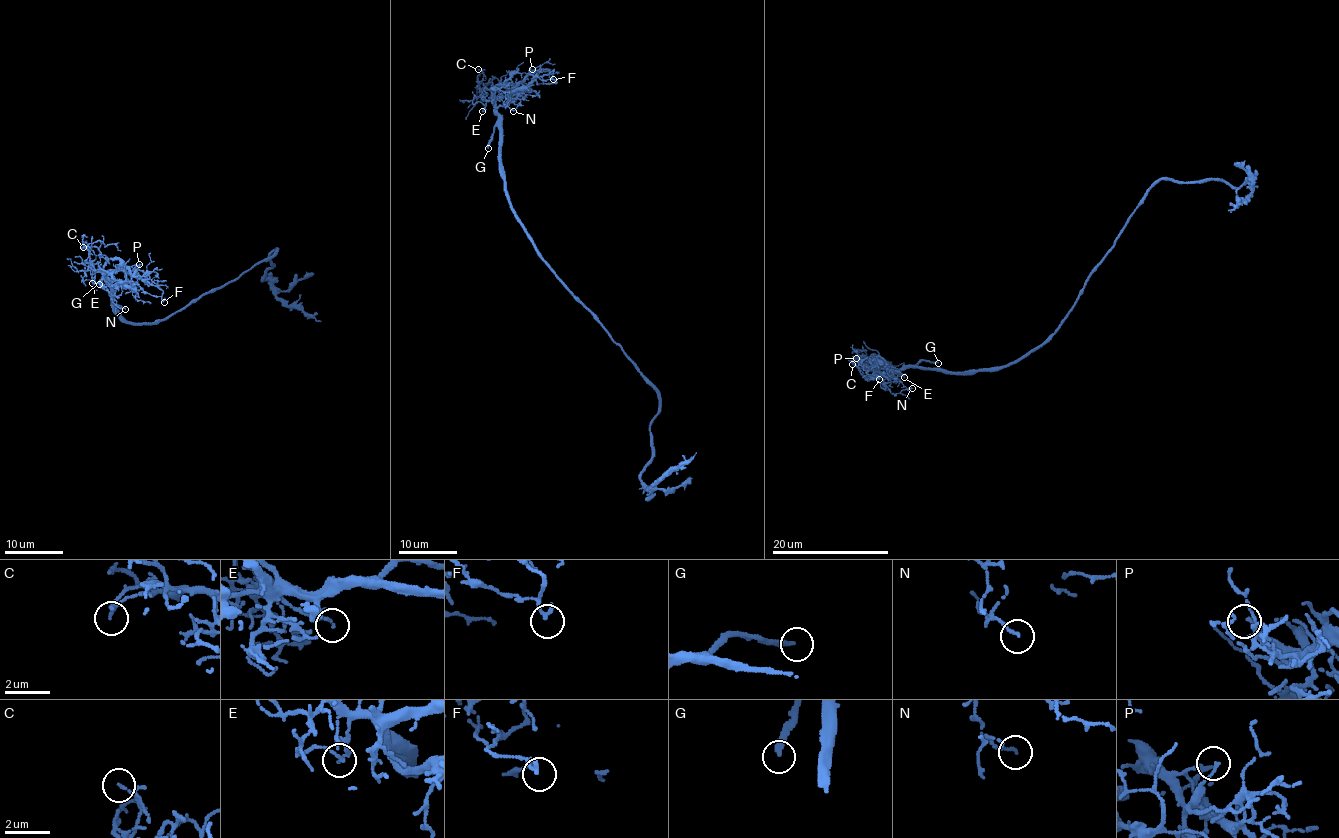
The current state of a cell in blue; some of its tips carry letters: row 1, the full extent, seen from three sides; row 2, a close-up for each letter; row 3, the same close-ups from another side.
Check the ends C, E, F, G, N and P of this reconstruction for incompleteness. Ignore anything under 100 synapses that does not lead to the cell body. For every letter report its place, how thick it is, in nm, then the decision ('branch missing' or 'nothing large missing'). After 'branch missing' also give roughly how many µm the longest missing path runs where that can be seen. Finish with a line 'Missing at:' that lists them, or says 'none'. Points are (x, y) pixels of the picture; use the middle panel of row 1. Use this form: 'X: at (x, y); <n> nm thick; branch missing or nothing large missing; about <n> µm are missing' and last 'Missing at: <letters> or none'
C: at (478, 69); 70 nm thick; nothing large missing
E: at (482, 111); 120 nm thick; nothing large missing
F: at (553, 79); 120 nm thick; nothing large missing
G: at (488, 148); 200 nm thick; branch missing; about 120 µm are missing
N: at (513, 111); 110 nm thick; nothing large missing
P: at (532, 69); 110 nm thick; nothing large missing
Missing at: G

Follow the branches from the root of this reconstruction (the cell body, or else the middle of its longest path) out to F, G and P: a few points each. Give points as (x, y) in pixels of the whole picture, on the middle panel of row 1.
F: (576, 298), (543, 259), (513, 209), (500, 157), (500, 121), (496, 108), (522, 86), (528, 74), (553, 79)
G: (576, 298), (543, 259), (511, 206), (500, 157), (500, 128), (496, 126), (488, 148)
P: (576, 298), (543, 259), (513, 209), (506, 188), (496, 102), (507, 95), (532, 69)

